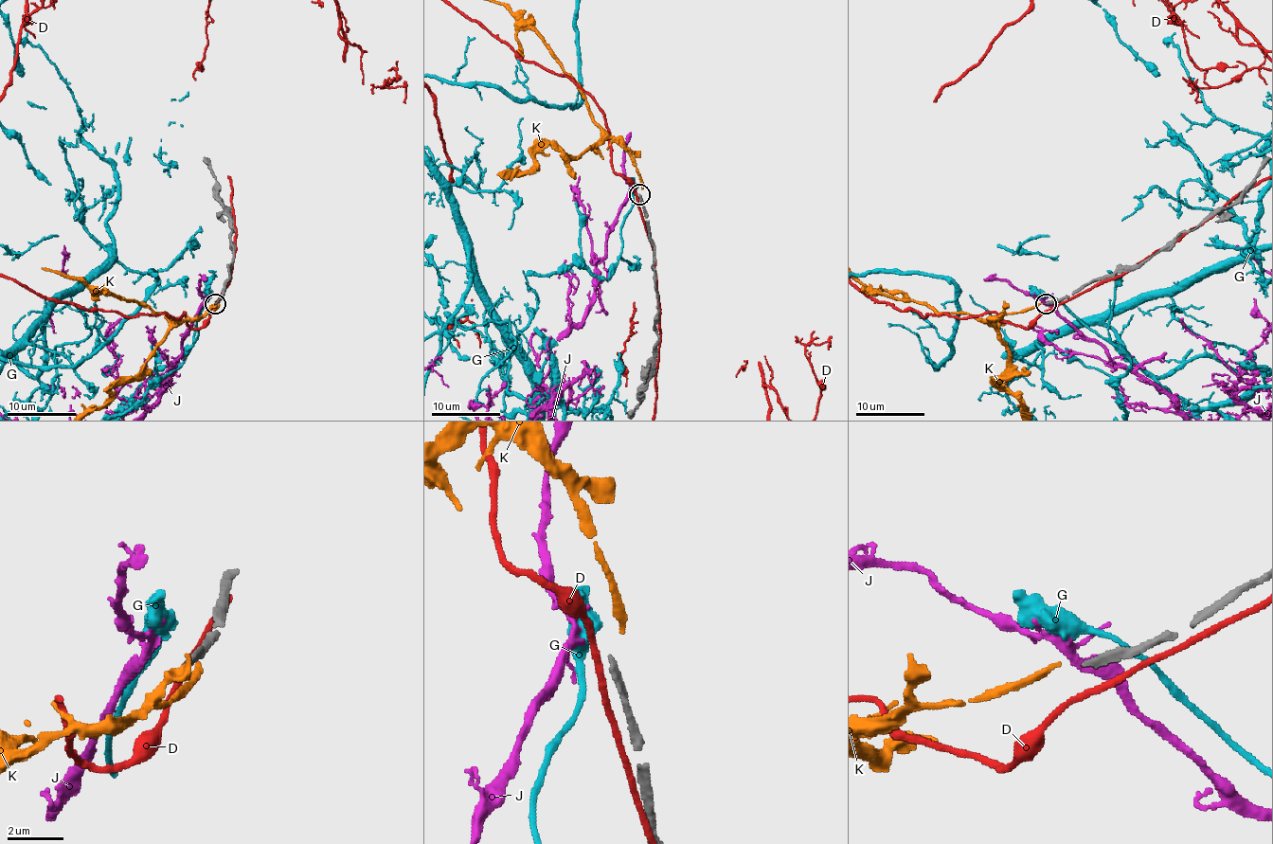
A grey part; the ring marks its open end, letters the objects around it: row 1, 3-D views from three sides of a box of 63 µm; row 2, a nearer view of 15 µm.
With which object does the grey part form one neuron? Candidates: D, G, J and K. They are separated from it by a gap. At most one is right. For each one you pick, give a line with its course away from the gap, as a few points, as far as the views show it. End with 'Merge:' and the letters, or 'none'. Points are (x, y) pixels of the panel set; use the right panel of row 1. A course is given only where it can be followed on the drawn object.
Merge: K

